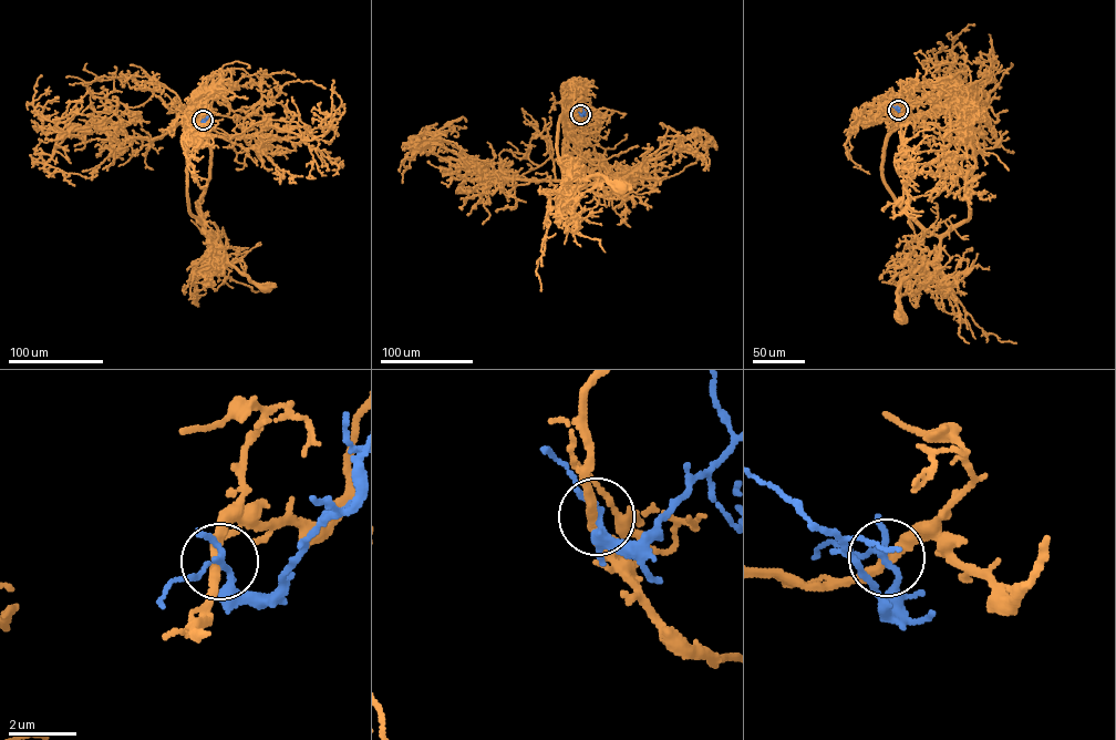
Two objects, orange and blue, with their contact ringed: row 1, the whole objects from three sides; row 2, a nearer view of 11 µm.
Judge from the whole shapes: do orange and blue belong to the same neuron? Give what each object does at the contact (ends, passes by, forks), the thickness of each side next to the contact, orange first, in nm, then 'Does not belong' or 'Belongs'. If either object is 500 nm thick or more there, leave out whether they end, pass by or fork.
At the ring orange passes by. At the ring blue forks. Thickness 280 nm (orange) against 140 nm. Does not belong

